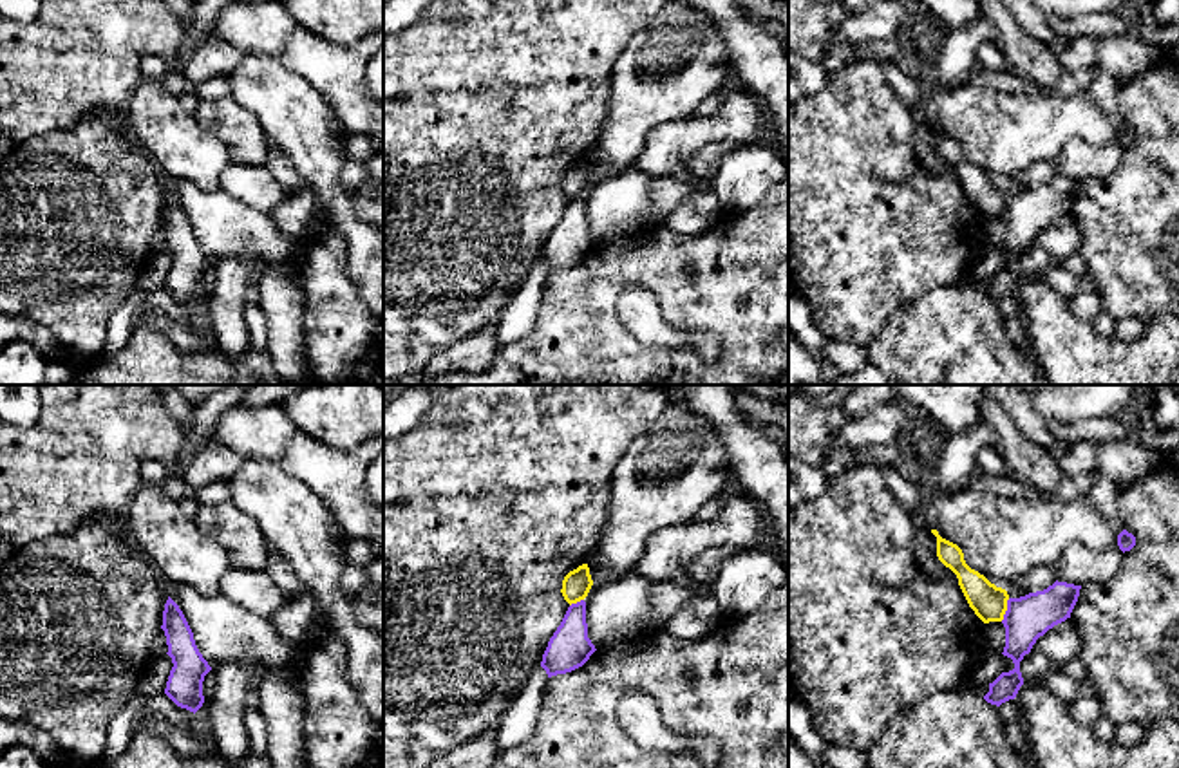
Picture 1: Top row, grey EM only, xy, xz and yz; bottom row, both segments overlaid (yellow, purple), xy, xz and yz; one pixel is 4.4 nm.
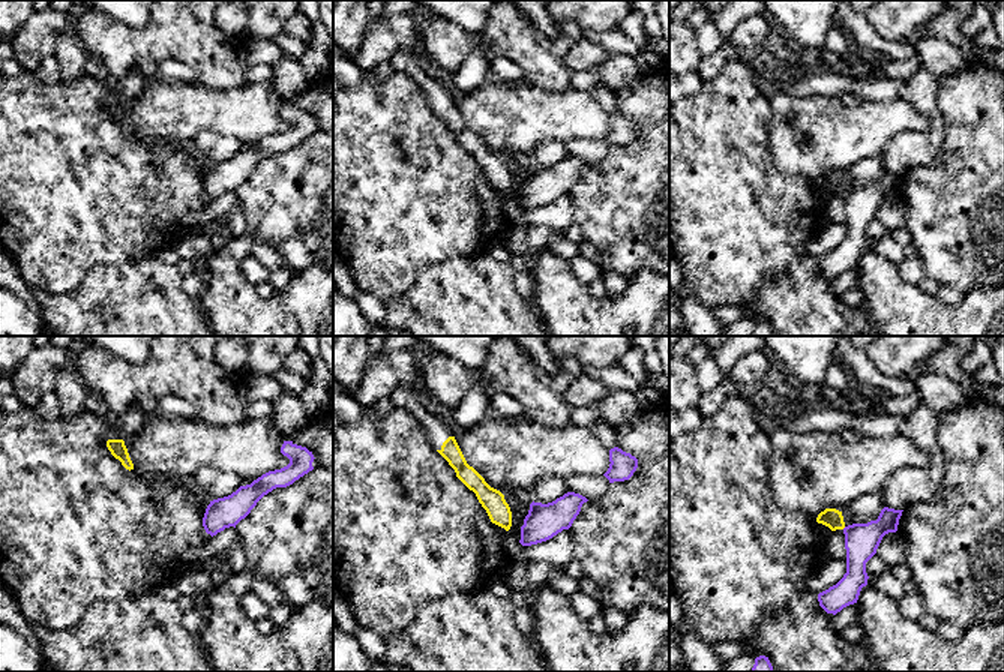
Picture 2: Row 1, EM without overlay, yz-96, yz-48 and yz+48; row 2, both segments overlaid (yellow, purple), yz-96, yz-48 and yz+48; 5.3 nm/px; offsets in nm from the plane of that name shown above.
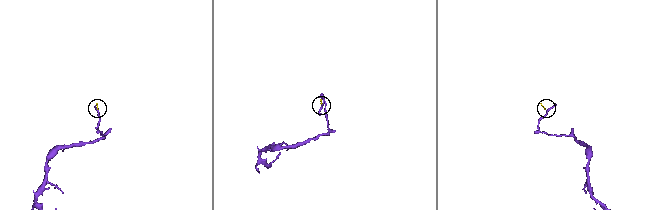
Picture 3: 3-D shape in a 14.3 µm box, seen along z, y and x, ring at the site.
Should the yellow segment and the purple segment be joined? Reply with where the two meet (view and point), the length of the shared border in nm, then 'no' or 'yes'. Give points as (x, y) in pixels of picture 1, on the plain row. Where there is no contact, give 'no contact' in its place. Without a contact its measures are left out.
yz (1006, 205) | 110 nm | no

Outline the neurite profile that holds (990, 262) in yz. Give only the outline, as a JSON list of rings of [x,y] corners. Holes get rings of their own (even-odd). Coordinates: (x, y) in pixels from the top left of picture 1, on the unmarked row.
[[[987,248],[986,251],[978,253],[978,258],[964,275],[964,284],[975,286],[980,280],[993,278],[1004,267],[1002,257],[1002,248]]]

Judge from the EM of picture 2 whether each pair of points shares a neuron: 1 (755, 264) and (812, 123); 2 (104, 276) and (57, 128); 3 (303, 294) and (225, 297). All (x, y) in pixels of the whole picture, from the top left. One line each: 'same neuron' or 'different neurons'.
1: different neurons
2: different neurons
3: same neuron

